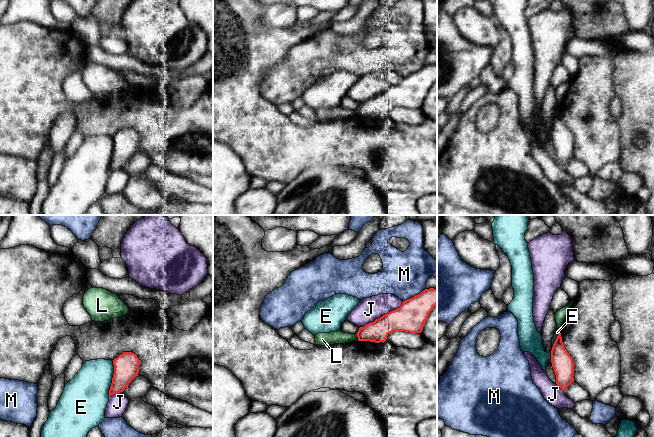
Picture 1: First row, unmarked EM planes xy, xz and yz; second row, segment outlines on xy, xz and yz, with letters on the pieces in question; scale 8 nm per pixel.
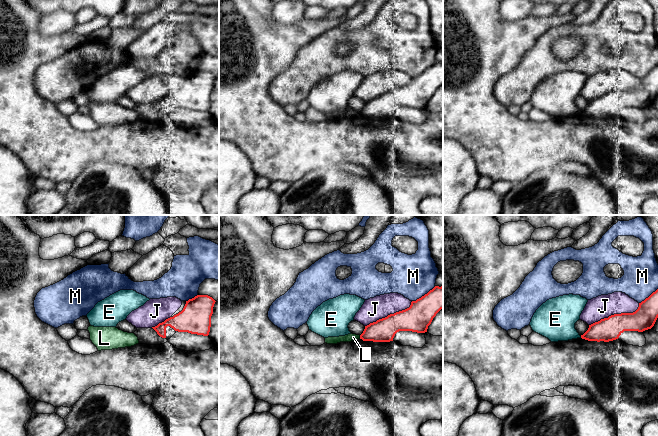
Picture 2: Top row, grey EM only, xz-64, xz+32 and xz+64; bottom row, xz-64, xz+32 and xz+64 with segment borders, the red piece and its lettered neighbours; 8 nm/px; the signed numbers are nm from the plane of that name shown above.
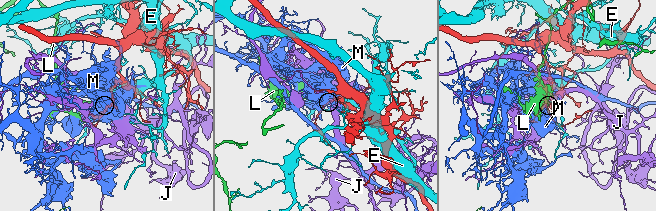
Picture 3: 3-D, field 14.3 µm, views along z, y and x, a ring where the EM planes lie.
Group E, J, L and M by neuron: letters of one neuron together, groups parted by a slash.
E / J / L / M

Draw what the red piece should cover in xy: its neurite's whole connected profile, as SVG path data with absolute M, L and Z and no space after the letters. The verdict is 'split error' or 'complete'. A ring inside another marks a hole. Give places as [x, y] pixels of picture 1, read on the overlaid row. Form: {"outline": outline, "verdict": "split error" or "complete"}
{"outline": "M123 352L113 360L114 374L109 396L123 392L129 383L138 376L140 360L135 353Z", "verdict": "complete"}

